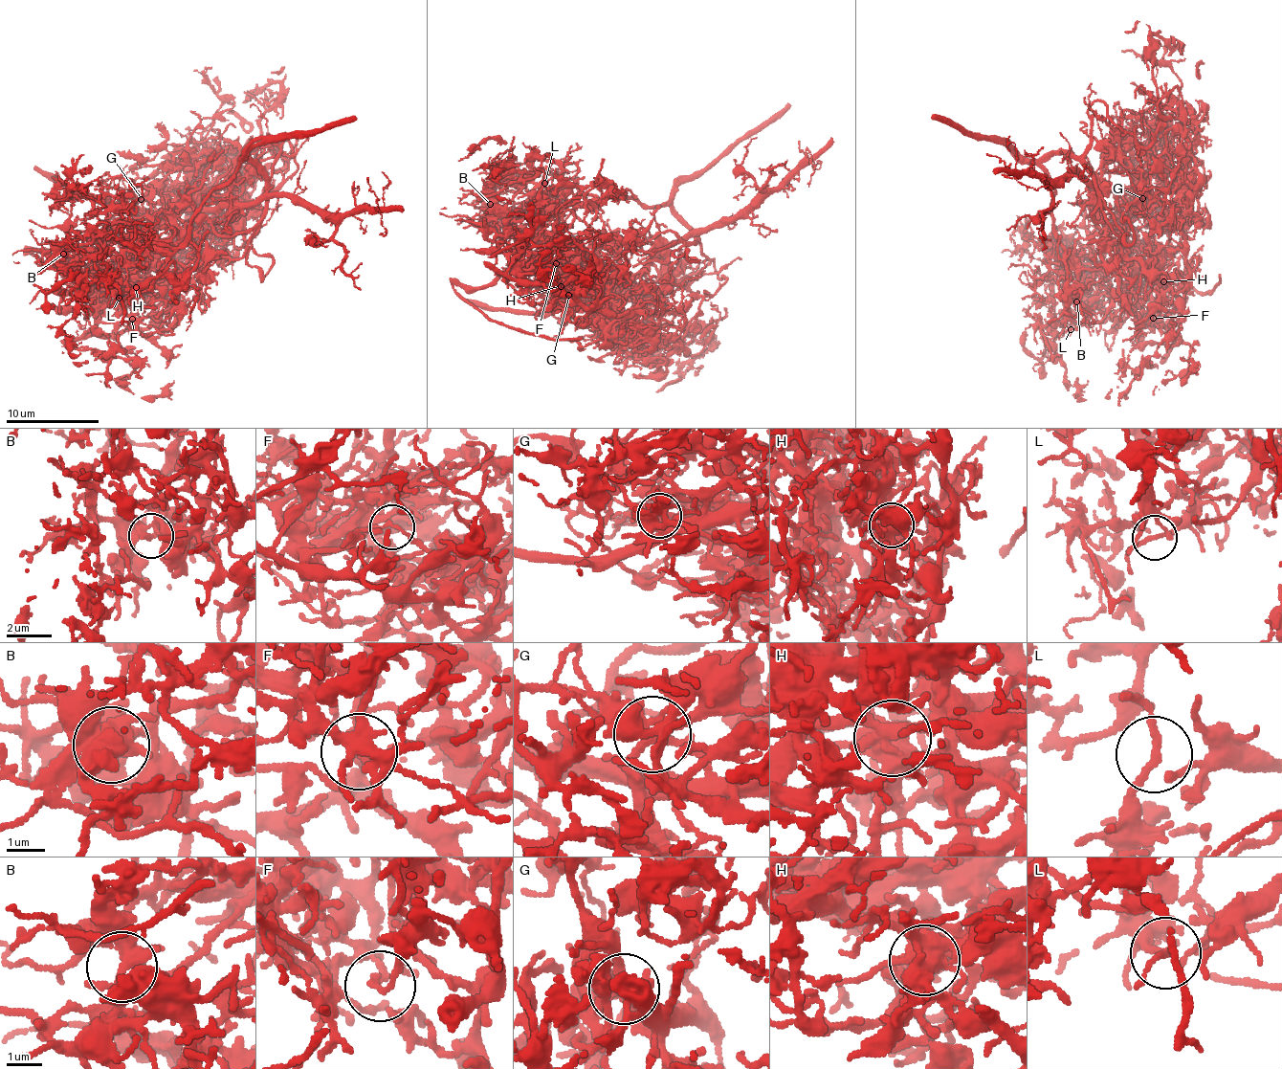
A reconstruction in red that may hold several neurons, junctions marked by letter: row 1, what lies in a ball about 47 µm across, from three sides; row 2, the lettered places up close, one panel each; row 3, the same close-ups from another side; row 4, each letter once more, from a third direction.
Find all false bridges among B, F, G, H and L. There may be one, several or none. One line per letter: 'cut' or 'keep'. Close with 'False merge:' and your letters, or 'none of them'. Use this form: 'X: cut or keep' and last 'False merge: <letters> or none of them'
B: keep
F: cut
G: cut
H: cut
L: keep
False merge: F, G, H

